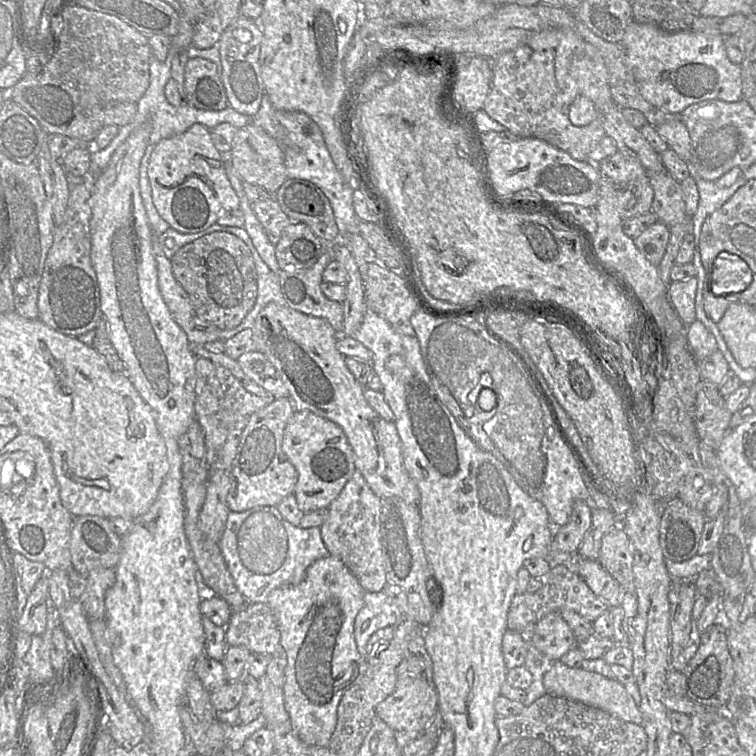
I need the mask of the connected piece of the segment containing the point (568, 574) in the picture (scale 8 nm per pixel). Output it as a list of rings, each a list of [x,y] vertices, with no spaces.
[[[553,564],[549,573],[543,578],[543,586],[534,593],[517,593],[513,597],[508,614],[507,629],[521,632],[528,624],[537,623],[545,615],[553,611],[570,609],[585,620],[593,623],[609,606],[597,597],[586,582],[562,564]]]

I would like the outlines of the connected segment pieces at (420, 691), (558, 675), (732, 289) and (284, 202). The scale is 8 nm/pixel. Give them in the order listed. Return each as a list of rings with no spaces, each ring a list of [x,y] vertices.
[[[400,675],[395,690],[376,707],[376,716],[395,732],[423,731],[438,710],[438,693],[424,677]]]
[[[560,660],[553,662],[552,667],[543,677],[543,685],[547,693],[558,697],[578,701],[637,725],[642,723],[642,714],[634,698],[626,691],[618,680],[609,679],[601,674],[586,671],[582,668],[570,668]]]
[[[720,252],[711,269],[711,291],[716,296],[740,293],[752,282],[749,265],[739,256]]]
[[[289,178],[274,194],[283,212],[293,222],[307,224],[324,243],[335,243],[339,230],[329,199],[310,181]]]

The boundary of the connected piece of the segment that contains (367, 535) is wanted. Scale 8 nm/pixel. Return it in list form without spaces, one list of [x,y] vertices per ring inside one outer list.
[[[354,471],[350,480],[329,505],[328,516],[319,527],[330,555],[339,558],[367,592],[379,592],[387,583],[380,541],[381,499],[370,489],[361,473]]]

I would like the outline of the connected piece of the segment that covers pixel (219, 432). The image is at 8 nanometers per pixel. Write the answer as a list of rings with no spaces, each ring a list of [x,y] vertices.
[[[196,358],[195,371],[195,419],[205,435],[208,468],[230,472],[242,432],[250,416],[265,407],[267,400],[248,392],[228,369],[206,358]]]

